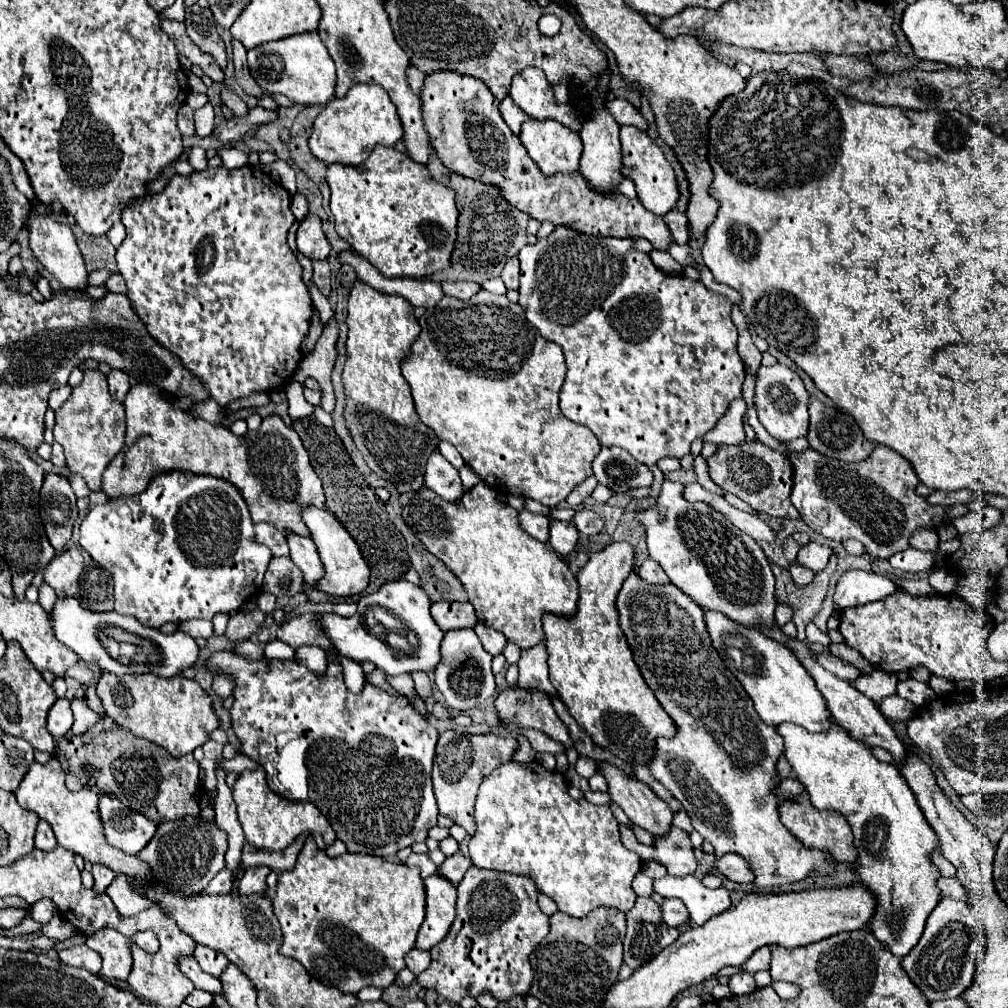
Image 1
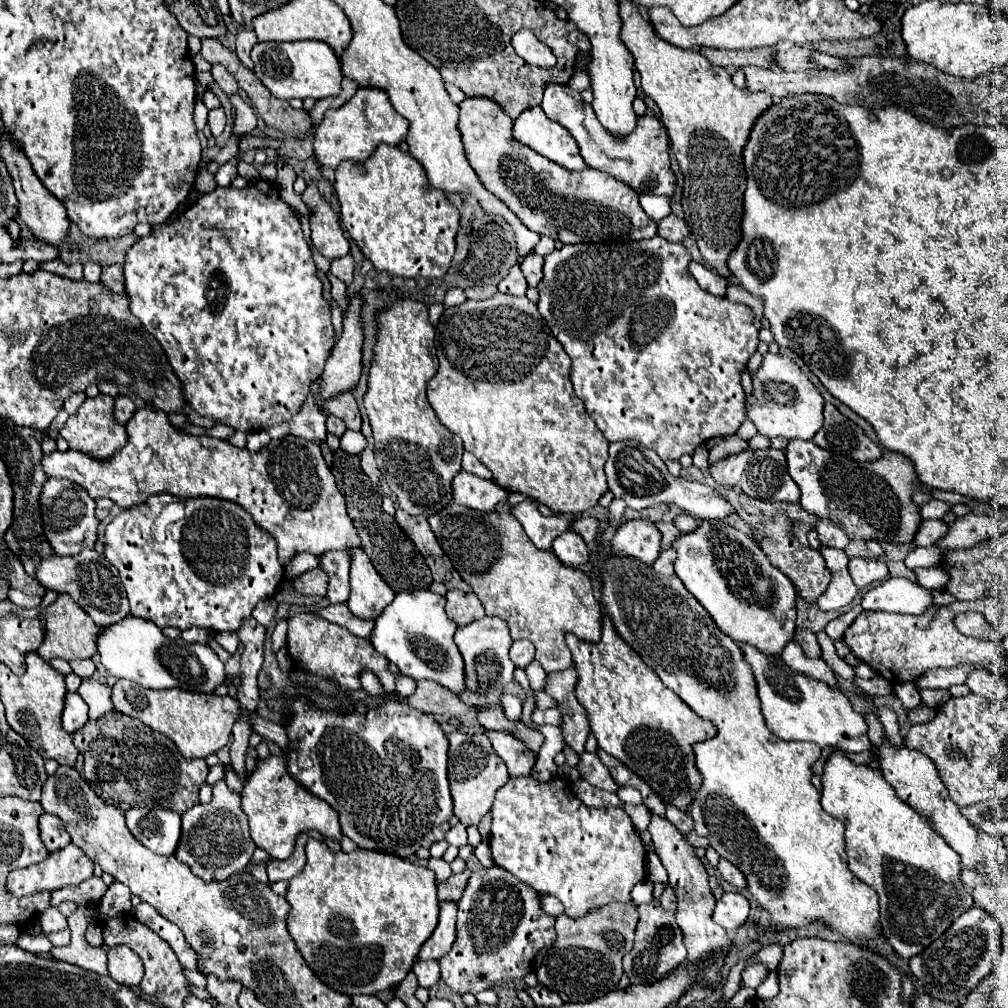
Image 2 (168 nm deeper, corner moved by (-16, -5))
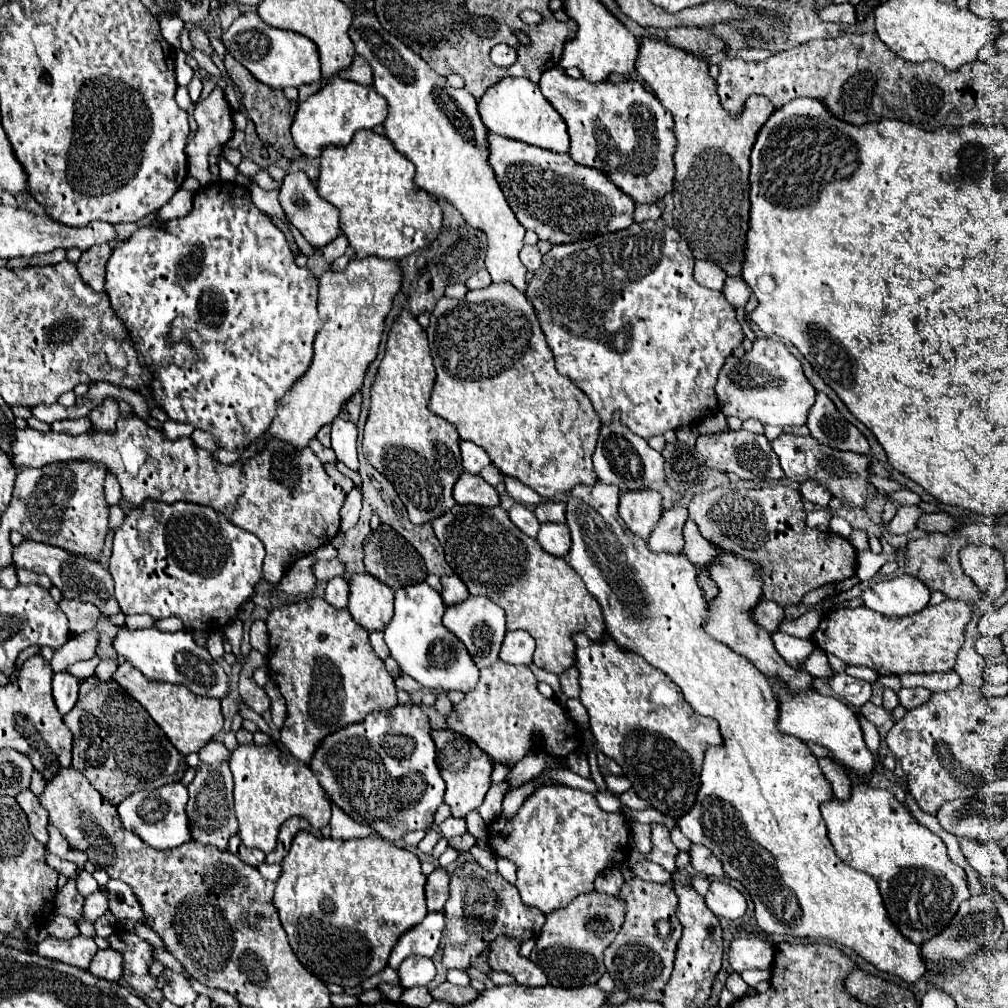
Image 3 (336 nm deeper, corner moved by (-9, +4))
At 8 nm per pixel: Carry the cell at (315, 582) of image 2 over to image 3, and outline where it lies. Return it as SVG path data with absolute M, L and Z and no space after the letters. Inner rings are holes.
M331 559L331 561L317 561L313 567L313 573L319 581L329 581L337 575L345 573L345 565L339 559Z

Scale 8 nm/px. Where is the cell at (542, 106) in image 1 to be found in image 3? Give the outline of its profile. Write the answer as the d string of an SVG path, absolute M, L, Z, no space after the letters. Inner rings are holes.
M553 67L541 77L541 93L569 127L569 155L577 163L603 171L613 185L637 203L655 203L673 191L673 149L677 143L673 117L639 81L591 83L583 77L569 77L563 67Z

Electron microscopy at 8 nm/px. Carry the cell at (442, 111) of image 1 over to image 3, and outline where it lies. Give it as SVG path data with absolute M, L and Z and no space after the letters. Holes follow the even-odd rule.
M489 133L489 163L519 223L527 231L535 231L537 237L543 241L549 241L553 245L565 245L573 241L593 239L597 235L605 235L617 229L625 229L633 223L635 203L627 195L621 195L621 191L617 191L617 187L613 187L613 183L605 179L605 173L593 171L591 167L575 163L567 153L537 149L521 141L513 141L513 139L505 139Z

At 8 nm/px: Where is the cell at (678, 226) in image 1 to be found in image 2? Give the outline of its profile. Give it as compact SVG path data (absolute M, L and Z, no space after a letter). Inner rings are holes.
M670 214L658 222L658 234L662 238L668 238L670 242L684 242L684 238L690 236L690 228L684 218Z

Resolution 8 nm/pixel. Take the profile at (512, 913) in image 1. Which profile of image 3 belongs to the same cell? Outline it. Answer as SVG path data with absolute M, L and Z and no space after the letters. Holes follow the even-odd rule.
M467 861L451 873L451 897L445 905L445 949L443 965L449 969L467 971L477 955L489 949L489 943L497 935L511 935L519 941L537 937L545 923L545 915L537 907L521 903L519 891L515 885L507 883L499 873L491 875L479 863Z

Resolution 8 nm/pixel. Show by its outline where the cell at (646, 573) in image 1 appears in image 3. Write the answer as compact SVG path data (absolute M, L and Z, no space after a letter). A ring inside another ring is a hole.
M687 507L663 509L657 525L651 531L649 547L653 551L681 551L683 549L683 525L687 521Z

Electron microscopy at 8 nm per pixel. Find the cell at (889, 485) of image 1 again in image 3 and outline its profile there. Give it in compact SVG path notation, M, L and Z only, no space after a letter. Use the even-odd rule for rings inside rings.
M791 433L779 435L775 441L771 441L771 447L777 453L787 479L795 483L801 483L801 479L811 479L811 477L821 479L821 483L829 487L831 495L841 497L843 503L847 505L863 505L875 493L875 489L867 485L867 477L869 477L867 463L871 463L871 459L865 455L853 455L847 451L831 449L831 447L817 443L817 439L813 437L801 437L801 435L791 435Z

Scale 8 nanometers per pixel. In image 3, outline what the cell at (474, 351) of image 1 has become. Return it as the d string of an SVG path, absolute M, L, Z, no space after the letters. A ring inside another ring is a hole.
M491 283L487 289L469 291L465 299L459 301L443 297L437 303L437 311L431 313L427 335L433 365L437 369L429 409L455 425L461 439L469 439L483 447L503 475L519 479L543 499L565 495L565 491L577 483L597 481L591 467L591 455L601 419L587 395L555 369L535 309L523 293L509 287L509 283Z

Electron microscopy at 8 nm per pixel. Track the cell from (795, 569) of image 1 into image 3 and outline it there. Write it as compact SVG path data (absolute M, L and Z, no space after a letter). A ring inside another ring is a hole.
M721 485L701 495L695 495L693 501L689 503L689 517L697 523L699 533L707 541L717 543L717 547L745 561L751 561L757 567L757 575L761 577L763 597L779 603L781 607L797 605L801 597L811 589L845 581L853 577L857 569L857 551L849 543L849 539L807 527L805 515L807 513L803 507L801 493L787 485L773 485L765 489L743 489L743 487Z

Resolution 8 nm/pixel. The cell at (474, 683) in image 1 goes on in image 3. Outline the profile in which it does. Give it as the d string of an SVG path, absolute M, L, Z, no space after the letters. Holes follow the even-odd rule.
M469 595L469 599L465 599L461 603L447 605L445 615L443 615L443 625L451 633L455 633L457 639L461 639L465 643L469 655L473 657L473 661L477 663L479 669L489 667L499 659L499 649L501 649L501 643L505 637L505 613L491 599Z

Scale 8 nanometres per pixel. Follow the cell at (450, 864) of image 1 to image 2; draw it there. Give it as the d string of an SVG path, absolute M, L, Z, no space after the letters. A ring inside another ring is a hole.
M466 868L464 872L460 874L452 874L448 880L444 882L438 882L438 900L444 902L444 900L454 900L458 902L460 896L464 894L464 888L470 880L470 870Z

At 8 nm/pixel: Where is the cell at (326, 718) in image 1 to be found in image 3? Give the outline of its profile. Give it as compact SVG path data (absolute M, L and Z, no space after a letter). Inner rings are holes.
M397 705L393 713L377 711L377 717L367 717L363 723L349 725L329 735L319 745L311 769L331 801L335 801L353 821L375 827L377 833L389 841L397 841L411 831L427 829L433 823L437 807L443 803L445 781L435 763L429 719L417 705Z

